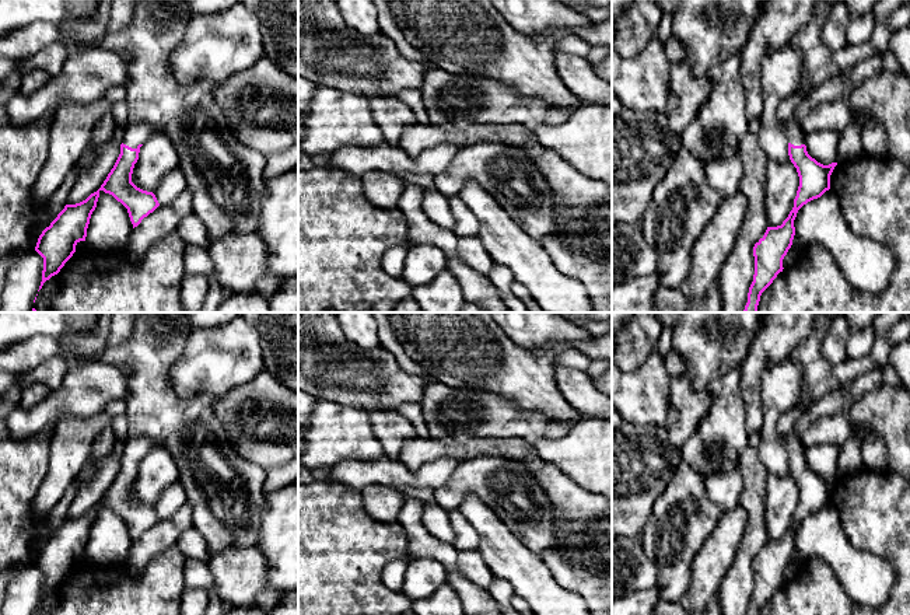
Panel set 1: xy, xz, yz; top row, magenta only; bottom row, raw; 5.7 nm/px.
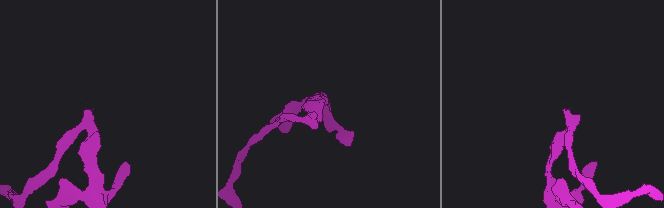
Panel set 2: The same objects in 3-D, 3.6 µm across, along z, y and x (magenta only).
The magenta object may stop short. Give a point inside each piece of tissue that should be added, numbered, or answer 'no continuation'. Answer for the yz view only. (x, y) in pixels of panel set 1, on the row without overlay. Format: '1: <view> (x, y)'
1: yz (794, 447)

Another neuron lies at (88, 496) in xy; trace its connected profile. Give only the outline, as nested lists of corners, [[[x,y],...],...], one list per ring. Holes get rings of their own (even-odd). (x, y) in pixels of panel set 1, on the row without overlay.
[[[120,452],[105,457],[95,476],[78,490],[69,507],[67,518],[80,517],[101,502],[120,468],[120,458]]]

